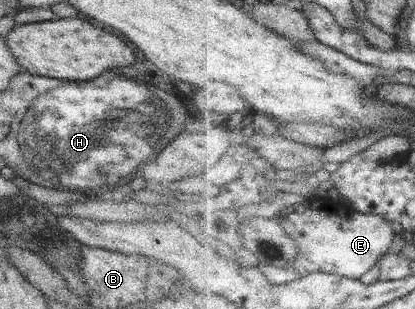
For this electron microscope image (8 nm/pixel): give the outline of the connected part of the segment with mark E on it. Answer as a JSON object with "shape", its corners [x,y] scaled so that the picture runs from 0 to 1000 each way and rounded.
{"shape":[[[754,638],[728,660],[706,660],[663,709],[723,786],[723,828],[701,864],[622,854],[619,867],[663,922],[701,916],[769,880],[865,906],[916,851],[947,799],[961,748],[954,722],[923,699],[870,689],[805,638]]]}

